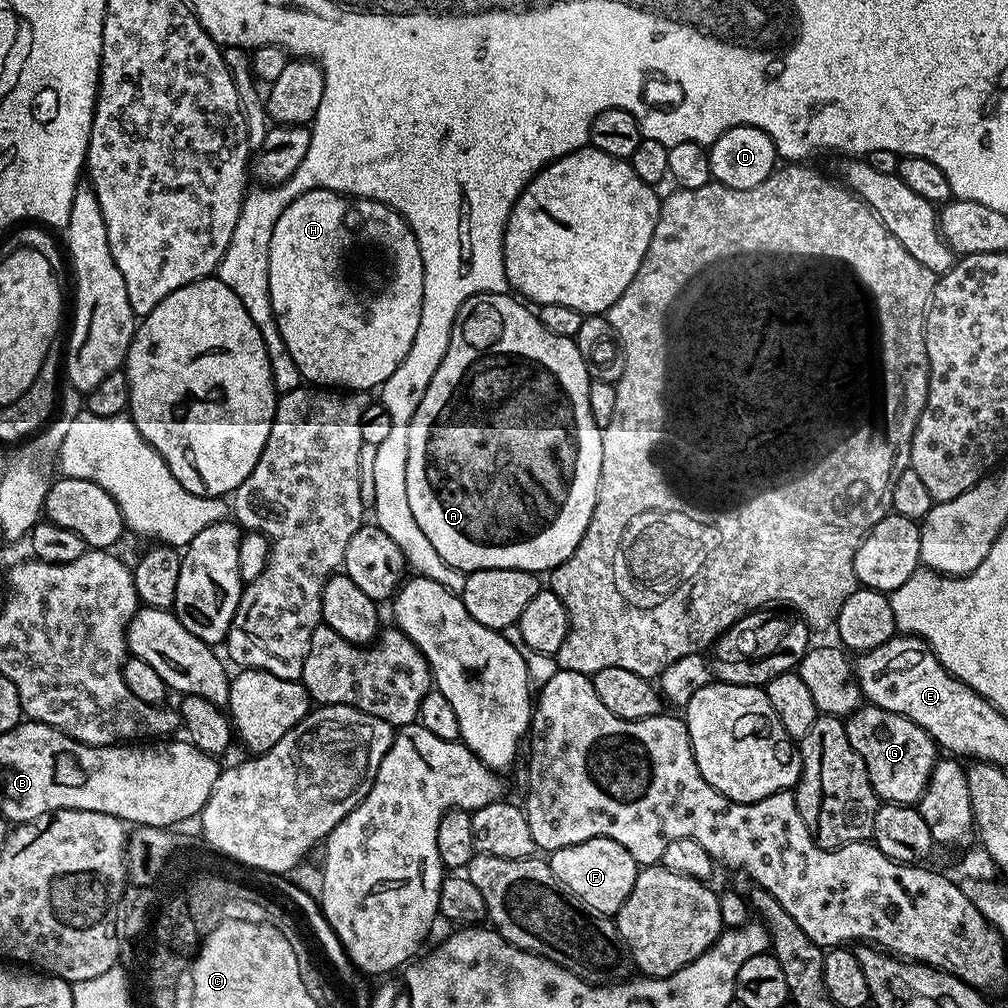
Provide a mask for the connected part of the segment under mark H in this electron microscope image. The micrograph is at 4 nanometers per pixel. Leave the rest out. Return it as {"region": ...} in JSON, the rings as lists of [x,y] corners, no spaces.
{"region":[[[315,188],[302,194],[286,210],[282,210],[282,218],[274,226],[274,234],[268,243],[270,258],[268,259],[268,277],[270,278],[270,302],[278,322],[278,330],[282,334],[282,342],[286,342],[286,350],[290,350],[290,358],[294,358],[294,366],[298,366],[301,377],[316,386],[327,386],[332,390],[376,390],[381,384],[398,370],[402,358],[406,358],[406,350],[414,342],[414,334],[418,330],[418,318],[422,318],[422,286],[424,271],[422,270],[422,254],[418,250],[416,235],[407,220],[379,200],[365,200],[354,196],[345,196],[339,192],[331,192],[325,188]]]}

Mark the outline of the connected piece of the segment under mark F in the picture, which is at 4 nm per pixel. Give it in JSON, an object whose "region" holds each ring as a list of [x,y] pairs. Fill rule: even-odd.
{"region":[[[590,838],[586,842],[578,842],[574,846],[566,846],[562,850],[554,850],[547,857],[548,864],[552,867],[554,878],[566,886],[586,906],[596,912],[615,914],[619,912],[622,902],[630,894],[636,881],[638,865],[636,859],[626,850],[626,846],[618,846],[610,838]]]}

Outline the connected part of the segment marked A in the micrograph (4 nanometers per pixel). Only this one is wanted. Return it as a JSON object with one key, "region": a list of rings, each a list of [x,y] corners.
{"region":[[[483,292],[472,296],[460,307],[452,324],[450,346],[446,346],[446,354],[438,370],[434,370],[434,378],[430,378],[430,386],[426,386],[422,402],[418,402],[418,410],[414,410],[414,418],[408,427],[406,458],[406,498],[410,502],[410,511],[414,513],[414,522],[418,522],[422,534],[430,538],[430,546],[442,554],[451,568],[459,568],[465,574],[477,572],[480,568],[513,568],[548,574],[574,554],[592,517],[602,470],[602,430],[594,422],[594,414],[590,414],[589,383],[588,367],[586,362],[582,362],[575,339],[552,333],[537,313],[515,295]]]}

